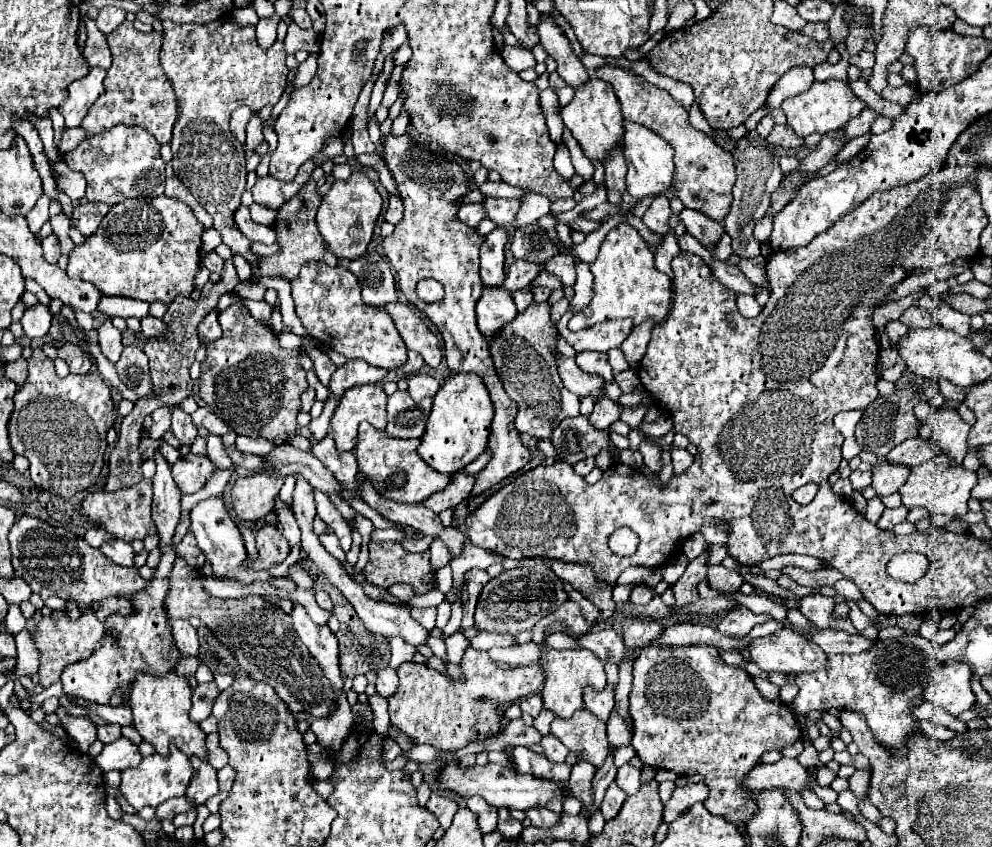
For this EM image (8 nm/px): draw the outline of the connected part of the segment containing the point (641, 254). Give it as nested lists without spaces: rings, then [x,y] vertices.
[[[620,223],[606,235],[590,271],[594,275],[594,299],[582,313],[570,319],[570,331],[582,331],[606,319],[630,317],[634,325],[640,325],[648,317],[654,317],[656,321],[666,317],[672,301],[670,279],[654,267],[654,255],[632,225]]]

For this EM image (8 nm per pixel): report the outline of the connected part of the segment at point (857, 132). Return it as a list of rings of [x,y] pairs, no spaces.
[[[866,107],[858,117],[850,119],[850,121],[846,123],[846,127],[844,127],[846,137],[852,139],[852,137],[860,137],[860,135],[868,133],[868,131],[870,131],[870,125],[872,125],[872,121],[874,121],[876,117],[878,117],[878,113],[876,113],[874,109],[868,109],[868,107]]]

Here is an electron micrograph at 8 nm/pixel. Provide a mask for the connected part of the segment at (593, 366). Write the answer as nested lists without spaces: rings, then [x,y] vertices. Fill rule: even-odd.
[[[595,351],[580,352],[577,353],[575,360],[583,371],[590,374],[595,373],[601,375],[601,377],[609,382],[614,381],[612,369],[606,353]]]

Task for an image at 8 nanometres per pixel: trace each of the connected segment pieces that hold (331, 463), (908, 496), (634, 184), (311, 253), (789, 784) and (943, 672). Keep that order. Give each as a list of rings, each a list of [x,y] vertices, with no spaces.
[[[296,433],[288,439],[296,449],[302,451],[310,451],[314,453],[324,467],[336,477],[336,481],[340,483],[343,489],[343,499],[357,512],[369,519],[376,529],[386,529],[391,527],[390,521],[383,517],[374,509],[372,509],[359,495],[358,483],[356,483],[356,473],[358,473],[358,465],[356,465],[356,457],[354,453],[344,453],[338,451],[334,445],[332,437],[324,437],[322,441],[318,441],[316,445]]]
[[[940,453],[934,459],[926,461],[924,465],[916,465],[910,469],[908,481],[898,489],[902,497],[904,507],[924,507],[930,515],[944,513],[944,515],[964,515],[968,513],[968,499],[970,491],[976,485],[976,471],[964,469],[962,465],[956,465],[948,455]]]
[[[626,121],[624,129],[626,129],[624,157],[626,157],[626,165],[628,165],[628,175],[626,175],[628,193],[636,199],[644,199],[644,197],[654,199],[658,195],[664,195],[670,189],[672,175],[674,175],[674,149],[672,149],[672,145],[642,125]]]
[[[308,181],[306,187],[302,187],[298,191],[298,195],[294,195],[288,203],[284,203],[278,209],[278,219],[274,223],[274,231],[278,237],[278,243],[282,247],[282,251],[278,255],[272,255],[268,259],[262,259],[260,263],[260,271],[262,275],[268,277],[280,277],[280,279],[292,279],[300,273],[300,267],[308,261],[326,261],[328,265],[340,265],[340,259],[336,259],[336,255],[332,255],[332,251],[328,251],[324,247],[324,239],[320,239],[320,231],[316,227],[316,207],[320,205],[320,197],[316,193],[316,181]]]
[[[782,757],[774,765],[764,765],[764,763],[756,765],[754,771],[744,777],[742,783],[744,783],[744,789],[750,789],[750,791],[784,787],[800,793],[804,789],[810,789],[824,803],[836,803],[838,799],[836,791],[832,791],[830,787],[820,787],[816,781],[812,781],[806,767],[800,765],[798,759],[788,759],[788,757]]]
[[[940,663],[934,669],[934,679],[924,689],[924,699],[940,705],[950,715],[958,715],[974,707],[974,693],[970,689],[972,669],[966,663]]]

